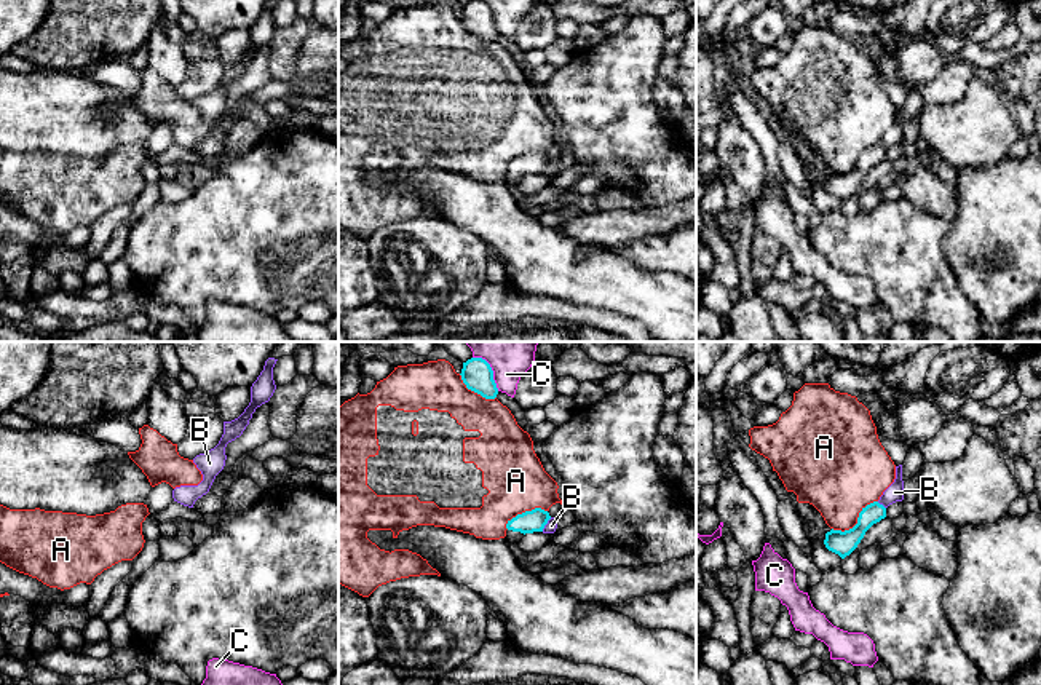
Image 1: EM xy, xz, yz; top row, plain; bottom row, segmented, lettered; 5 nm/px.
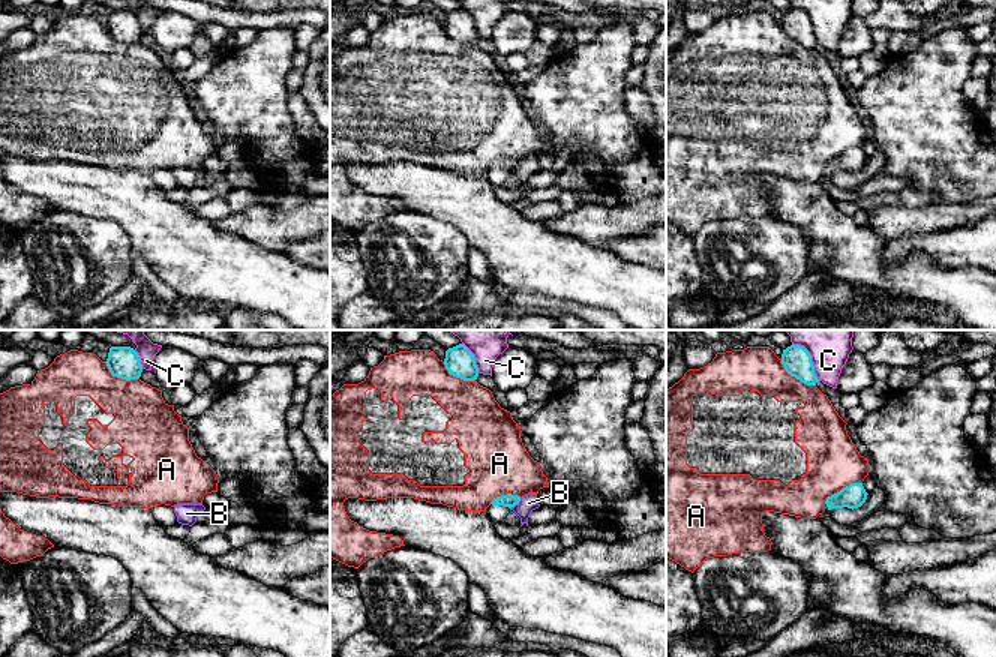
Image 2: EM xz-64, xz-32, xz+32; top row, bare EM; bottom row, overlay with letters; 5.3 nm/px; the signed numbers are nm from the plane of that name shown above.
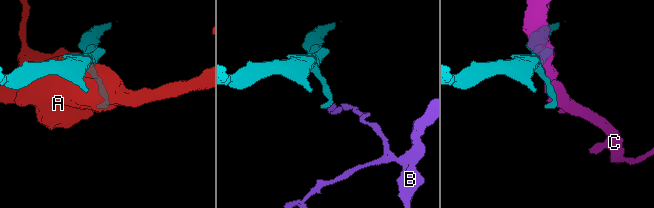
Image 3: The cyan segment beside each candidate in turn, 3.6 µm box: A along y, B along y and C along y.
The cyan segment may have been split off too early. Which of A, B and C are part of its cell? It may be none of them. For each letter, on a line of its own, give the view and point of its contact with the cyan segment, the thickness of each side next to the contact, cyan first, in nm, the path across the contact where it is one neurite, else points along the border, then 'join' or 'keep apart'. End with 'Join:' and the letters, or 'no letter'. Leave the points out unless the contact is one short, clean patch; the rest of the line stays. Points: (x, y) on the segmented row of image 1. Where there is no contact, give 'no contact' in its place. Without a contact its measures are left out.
A: meets cyan in yz at (858, 521); 120 nm thick on the cyan side, 400 nm on the other; keep apart
B: meets cyan in xz at (546, 522); 110 nm thick on the cyan side, 60 nm on the other; border along xz (551, 518), (542, 530); keep apart
C: meets cyan in xz at (490, 369); 160 nm thick on the cyan side, 280 nm on the other; keep apart
Join: no letter

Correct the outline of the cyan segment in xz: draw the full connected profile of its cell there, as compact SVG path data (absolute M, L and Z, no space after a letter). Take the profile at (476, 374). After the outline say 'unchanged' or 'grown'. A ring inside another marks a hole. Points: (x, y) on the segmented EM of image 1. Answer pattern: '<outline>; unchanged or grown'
M471 358L463 362L461 380L468 390L485 399L495 399L498 394L490 364L482 358Z; unchanged

